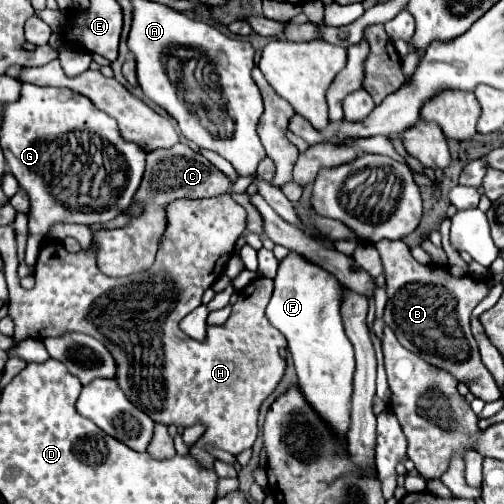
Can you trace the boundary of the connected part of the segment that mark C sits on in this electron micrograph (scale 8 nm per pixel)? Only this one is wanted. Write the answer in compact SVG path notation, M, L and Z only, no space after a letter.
M176 144L168 150L148 152L146 172L142 184L134 196L134 202L142 204L140 214L132 214L124 228L94 232L92 244L96 248L96 264L106 276L130 276L150 268L154 262L160 238L166 230L166 206L178 198L212 198L228 192L230 180L216 170L202 154L196 154L184 144Z

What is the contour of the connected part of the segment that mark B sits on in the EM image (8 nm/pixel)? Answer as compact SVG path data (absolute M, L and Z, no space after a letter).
M380 240L376 250L384 264L388 290L384 322L394 330L398 342L428 364L450 372L458 382L466 384L476 398L484 402L500 400L502 392L488 368L482 364L478 344L470 332L470 314L490 292L486 282L470 276L454 278L448 268L418 264L402 240Z

